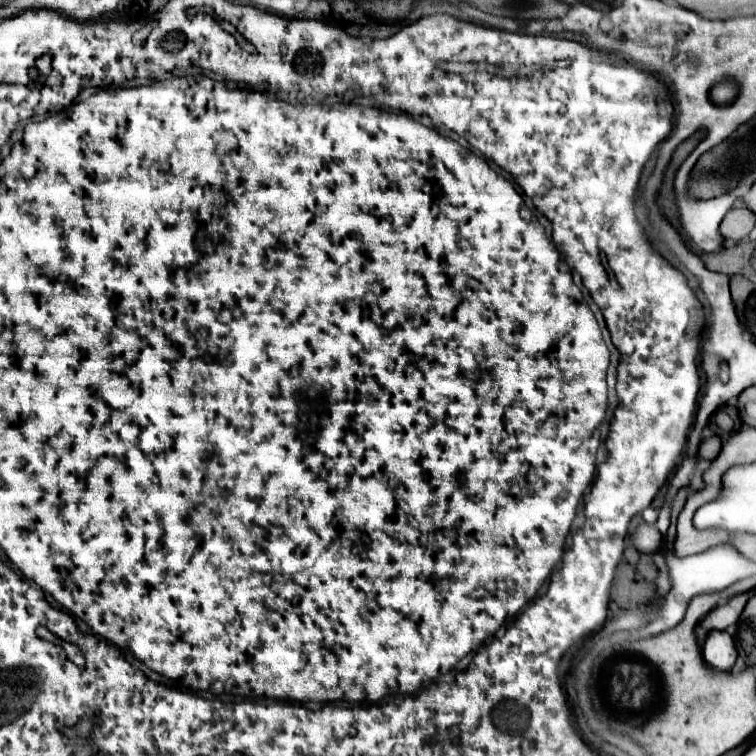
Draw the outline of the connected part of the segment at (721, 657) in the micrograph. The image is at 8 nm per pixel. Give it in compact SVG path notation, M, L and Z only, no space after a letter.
M712 630L702 646L702 658L706 660L706 664L710 664L710 668L714 668L716 672L724 670L728 672L734 662L736 662L736 648L734 648L734 640L728 632L718 632Z

